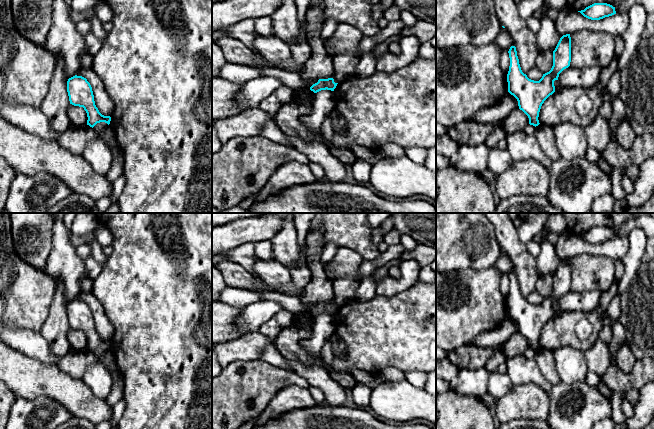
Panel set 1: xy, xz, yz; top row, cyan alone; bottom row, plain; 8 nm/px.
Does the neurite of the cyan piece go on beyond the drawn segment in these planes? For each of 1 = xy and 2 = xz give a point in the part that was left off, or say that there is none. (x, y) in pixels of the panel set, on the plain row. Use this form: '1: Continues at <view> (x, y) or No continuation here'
1: No continuation here
2: No continuation here

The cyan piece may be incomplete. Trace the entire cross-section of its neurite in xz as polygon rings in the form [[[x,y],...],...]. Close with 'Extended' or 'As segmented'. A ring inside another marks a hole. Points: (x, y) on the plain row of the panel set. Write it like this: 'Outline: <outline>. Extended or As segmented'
Outline: [[[328,302],[328,303],[319,303],[317,307],[313,308],[310,311],[310,314],[313,315],[314,317],[317,317],[321,314],[331,314],[334,315],[338,307],[334,306],[333,302]]]. As segmented

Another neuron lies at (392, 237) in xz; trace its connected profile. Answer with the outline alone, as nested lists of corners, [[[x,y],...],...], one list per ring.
[[[393,228],[384,235],[383,241],[389,246],[394,244],[400,244],[400,236],[401,234],[395,228]]]

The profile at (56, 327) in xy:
[[[56,282],[56,289],[48,317],[40,330],[53,354],[63,357],[71,350],[67,335],[70,330],[67,316],[68,302],[63,294],[62,284]]]

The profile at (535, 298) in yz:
[[[535,290],[526,299],[531,304],[539,305],[542,302],[543,297]]]

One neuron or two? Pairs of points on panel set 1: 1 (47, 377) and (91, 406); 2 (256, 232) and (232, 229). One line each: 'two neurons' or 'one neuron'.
1: one neuron
2: one neuron

